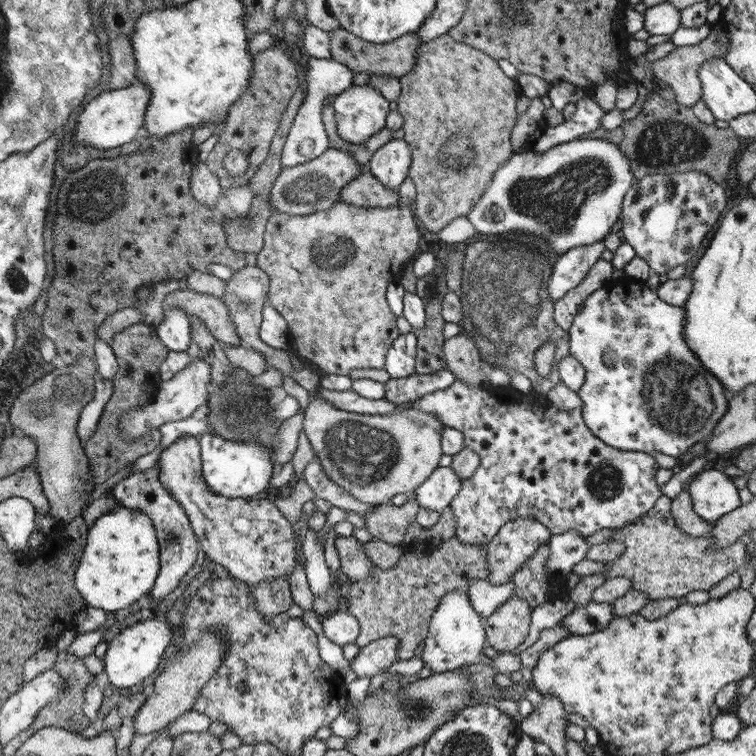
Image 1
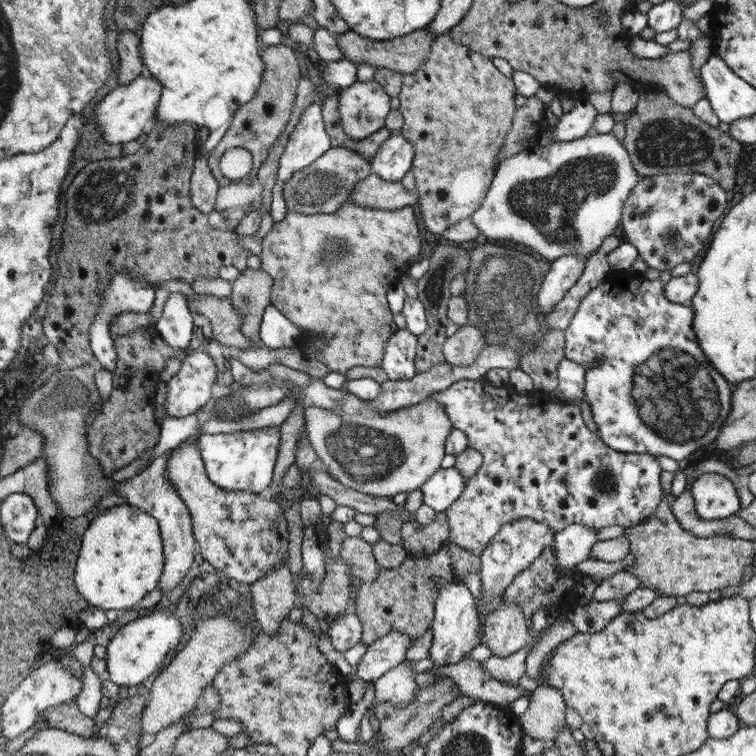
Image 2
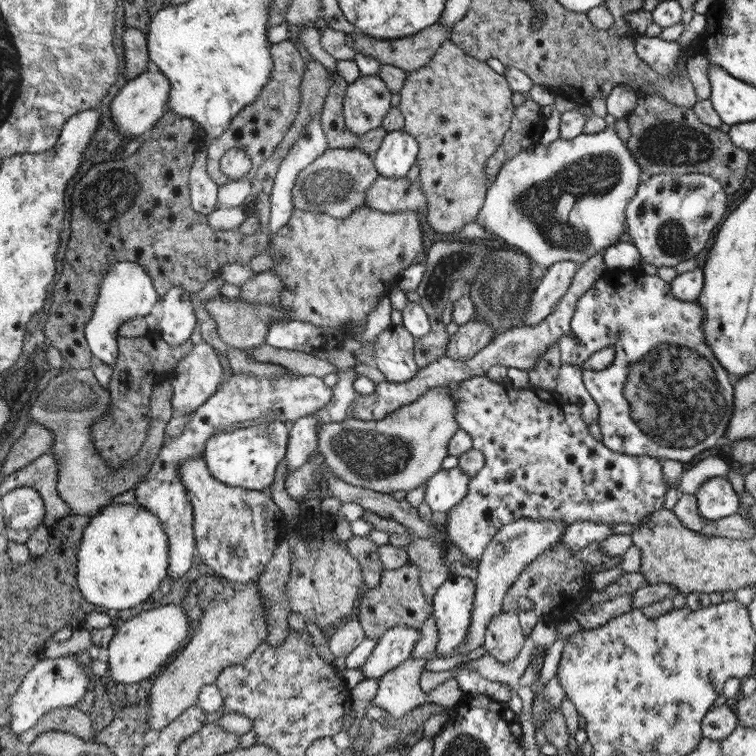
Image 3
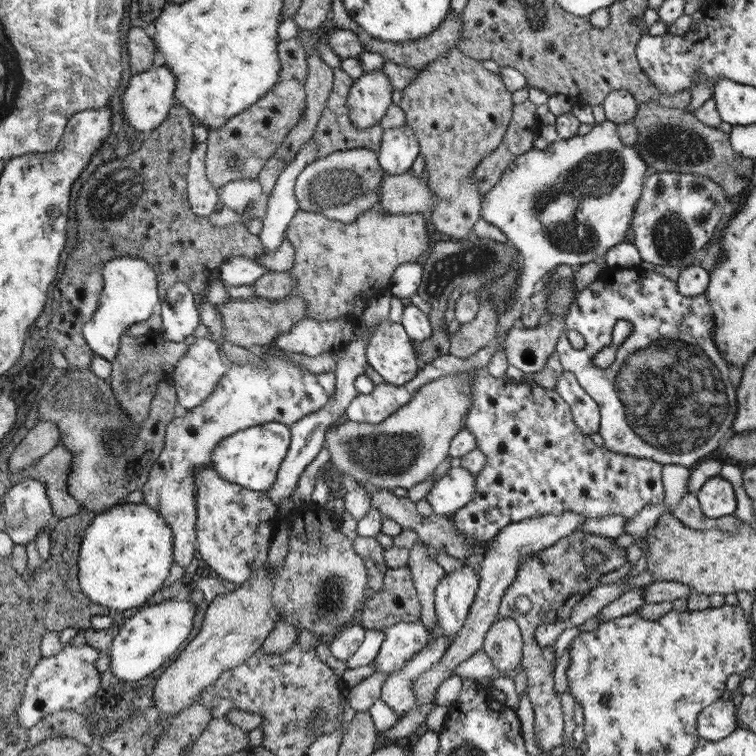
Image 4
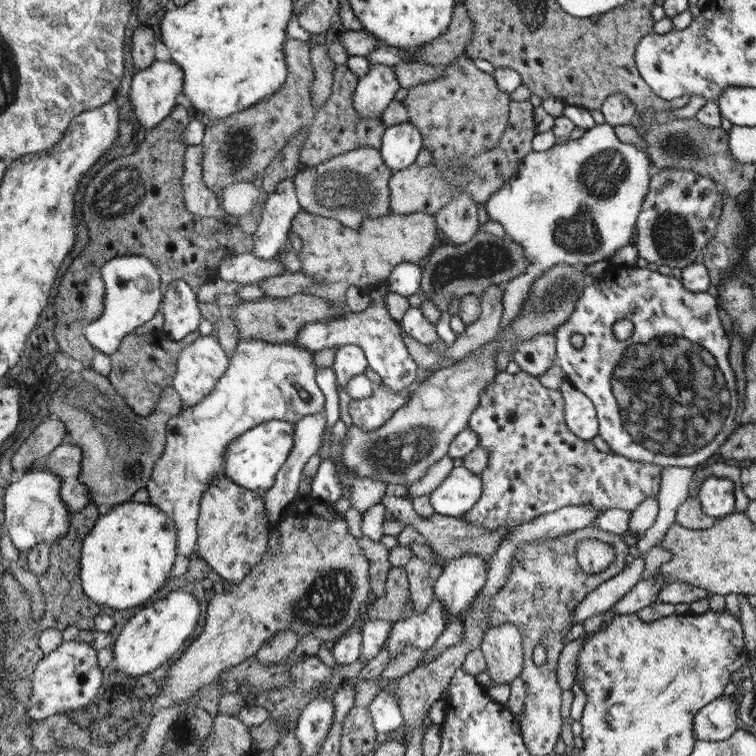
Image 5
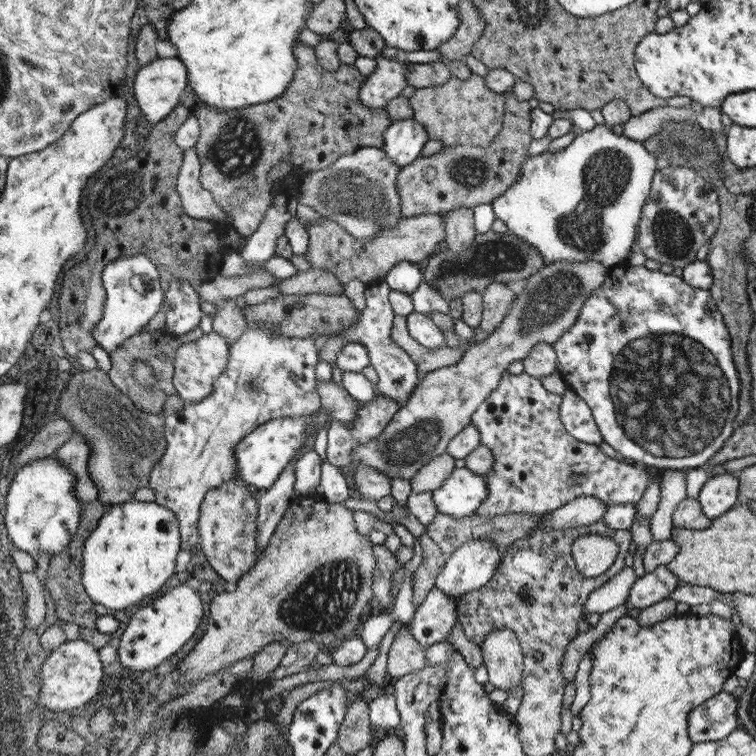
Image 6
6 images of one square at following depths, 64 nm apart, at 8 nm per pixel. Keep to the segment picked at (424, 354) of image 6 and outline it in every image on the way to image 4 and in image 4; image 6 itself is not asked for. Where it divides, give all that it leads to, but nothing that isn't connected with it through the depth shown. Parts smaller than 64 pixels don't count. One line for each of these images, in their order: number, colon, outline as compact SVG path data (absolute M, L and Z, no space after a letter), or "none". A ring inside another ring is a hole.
4: M485 302L479 308L479 314L469 324L463 324L455 334L449 336L449 356L467 360L475 356L481 348L493 344L495 340L495 324L497 324L495 304Z
5: M491 284L491 286L481 294L481 306L483 306L483 312L481 312L479 320L475 320L475 324L469 324L467 330L465 330L465 334L457 336L455 344L447 346L445 350L433 352L433 350L429 350L427 346L419 346L419 342L415 342L411 336L407 336L407 332L405 332L403 328L401 328L401 342L405 344L405 348L407 348L407 352L411 354L411 358L413 358L415 364L417 364L419 358L423 360L423 370L431 370L431 368L437 368L437 366L441 368L443 362L447 362L447 360L451 360L451 362L459 362L459 360L467 358L473 350L477 350L477 348L481 348L483 344L487 344L487 340L493 340L493 338L499 334L499 330L501 330L501 316L503 316L503 296L505 296L505 290L503 290L501 286L497 286L497 284Z

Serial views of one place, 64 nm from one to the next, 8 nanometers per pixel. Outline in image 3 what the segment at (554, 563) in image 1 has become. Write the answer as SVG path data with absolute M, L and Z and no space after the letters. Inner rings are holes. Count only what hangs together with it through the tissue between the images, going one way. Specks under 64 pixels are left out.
M577 520L573 522L565 534L561 536L561 542L571 548L571 550L581 550L585 548L589 542L603 542L609 536L617 536L613 534L613 528L619 522L591 522L591 520Z

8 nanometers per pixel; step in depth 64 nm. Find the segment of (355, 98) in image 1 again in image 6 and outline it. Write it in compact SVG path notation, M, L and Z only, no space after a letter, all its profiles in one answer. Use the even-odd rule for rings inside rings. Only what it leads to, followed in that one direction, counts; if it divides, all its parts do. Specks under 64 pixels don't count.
M383 54L375 58L375 64L375 72L367 76L367 82L361 86L361 100L369 108L383 108L395 100L405 86L409 86L407 74L413 64L385 58Z

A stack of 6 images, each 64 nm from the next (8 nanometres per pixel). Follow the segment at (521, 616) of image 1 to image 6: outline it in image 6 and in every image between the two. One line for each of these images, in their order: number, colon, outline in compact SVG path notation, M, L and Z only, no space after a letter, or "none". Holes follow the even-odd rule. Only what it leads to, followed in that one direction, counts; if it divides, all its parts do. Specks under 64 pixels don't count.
2: M499 606L493 610L483 624L481 642L487 644L491 656L509 658L527 644L529 632L521 606Z
3: M505 612L497 614L491 618L485 630L485 652L493 656L499 664L507 666L511 664L517 654L521 654L525 644L525 634L519 624L519 616L515 612Z
4: M513 618L497 620L485 634L481 650L493 662L493 668L503 678L517 674L523 662L523 638Z
5: M501 624L483 632L481 652L491 682L511 686L523 672L523 646L517 626Z
6: M495 630L485 636L481 644L483 666L487 668L487 680L495 690L507 696L523 682L523 652L513 630Z

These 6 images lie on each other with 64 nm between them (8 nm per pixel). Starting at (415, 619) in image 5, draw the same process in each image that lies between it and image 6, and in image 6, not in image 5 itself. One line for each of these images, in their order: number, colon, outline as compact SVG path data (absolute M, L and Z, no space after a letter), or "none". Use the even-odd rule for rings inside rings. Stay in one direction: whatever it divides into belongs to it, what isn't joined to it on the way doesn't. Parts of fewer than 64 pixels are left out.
6: M437 586L431 588L423 604L415 610L411 620L413 638L429 648L439 642L447 642L453 626L457 622L457 600L451 594L441 592Z

